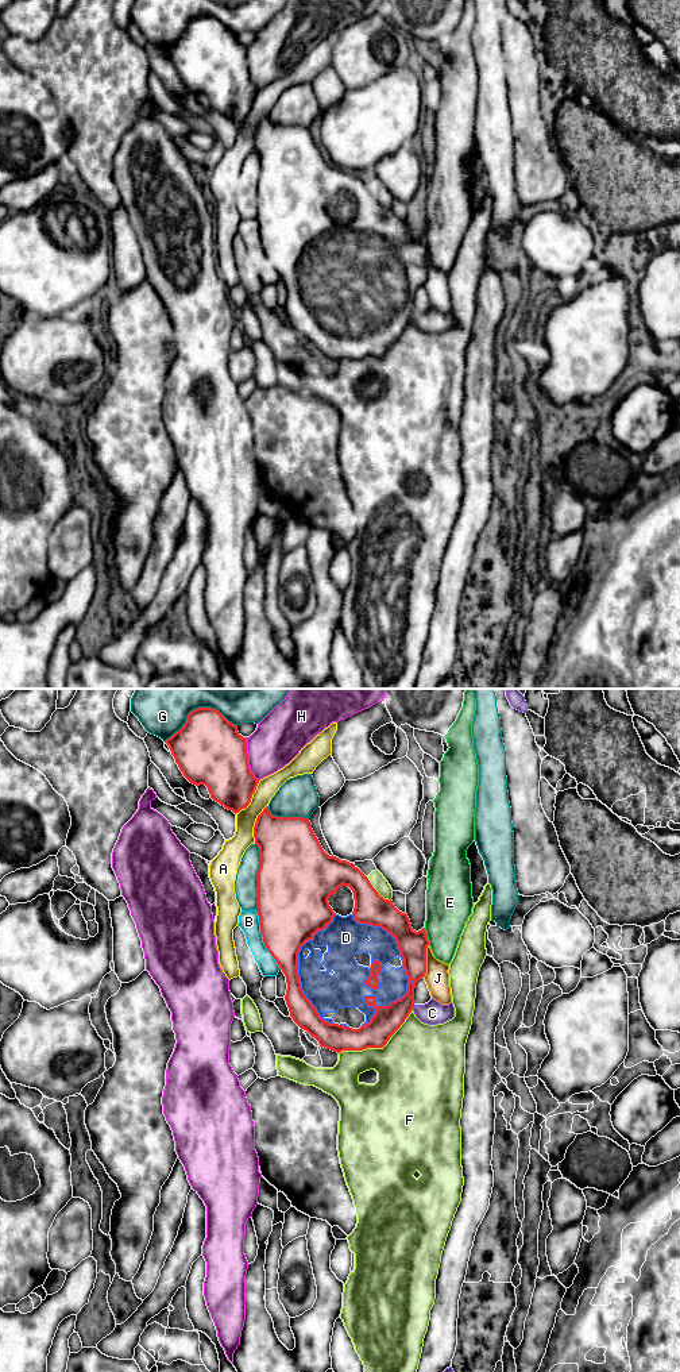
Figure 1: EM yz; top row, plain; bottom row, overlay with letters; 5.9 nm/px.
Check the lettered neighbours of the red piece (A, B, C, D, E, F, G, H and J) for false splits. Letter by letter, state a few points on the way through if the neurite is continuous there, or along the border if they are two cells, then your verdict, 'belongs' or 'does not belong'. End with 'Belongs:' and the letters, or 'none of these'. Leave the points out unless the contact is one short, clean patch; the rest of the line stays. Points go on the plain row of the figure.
A: does not belong
B: does not belong
C: does not belong
D: belongs
E: does not belong
F: does not belong
G: does not belong
H: does not belong
J: does not belong
Belongs: D

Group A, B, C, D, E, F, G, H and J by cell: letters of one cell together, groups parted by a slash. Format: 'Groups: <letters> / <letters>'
Groups: A / B / C / D / E / F / G / H / J

